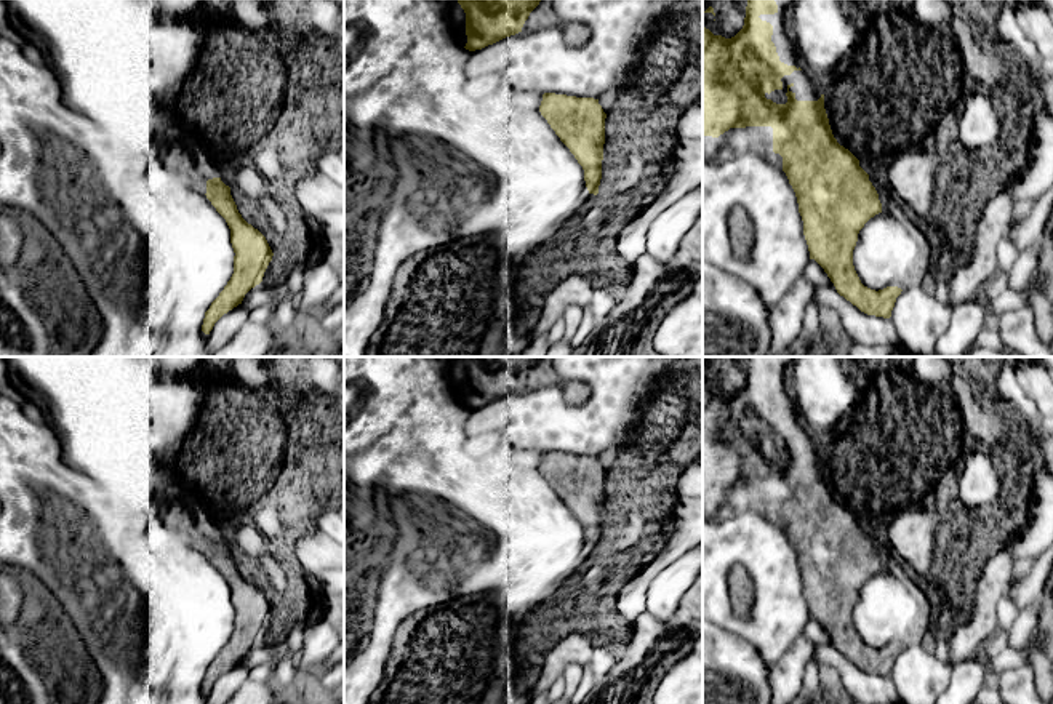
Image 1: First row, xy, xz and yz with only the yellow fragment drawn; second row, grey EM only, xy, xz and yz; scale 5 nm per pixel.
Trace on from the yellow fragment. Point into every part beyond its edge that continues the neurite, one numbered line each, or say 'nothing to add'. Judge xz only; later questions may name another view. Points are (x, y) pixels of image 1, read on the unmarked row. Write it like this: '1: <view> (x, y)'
1: xz (458, 372)
2: xz (543, 375)

